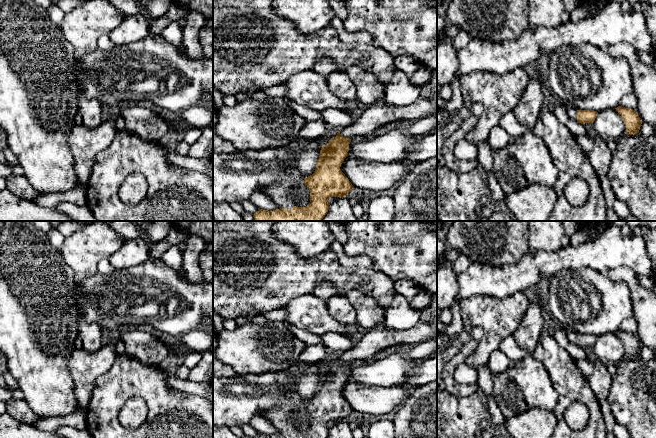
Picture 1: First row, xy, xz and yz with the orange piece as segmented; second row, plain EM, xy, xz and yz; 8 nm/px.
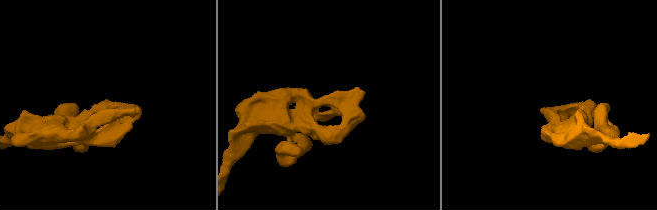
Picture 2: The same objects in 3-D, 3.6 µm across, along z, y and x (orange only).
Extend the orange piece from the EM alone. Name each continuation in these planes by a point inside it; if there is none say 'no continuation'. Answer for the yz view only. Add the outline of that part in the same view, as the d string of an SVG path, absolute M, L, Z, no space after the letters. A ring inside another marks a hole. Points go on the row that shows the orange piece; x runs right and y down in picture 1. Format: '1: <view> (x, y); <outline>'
1: yz (571, 110); M567 106L567 114L570 120L577 122L577 109L574 106Z

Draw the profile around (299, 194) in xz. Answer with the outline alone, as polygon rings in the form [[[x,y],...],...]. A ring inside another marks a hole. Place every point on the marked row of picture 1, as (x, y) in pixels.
[[[290,179],[287,187],[287,192],[292,205],[306,207],[310,203],[310,190],[307,185],[294,179]]]

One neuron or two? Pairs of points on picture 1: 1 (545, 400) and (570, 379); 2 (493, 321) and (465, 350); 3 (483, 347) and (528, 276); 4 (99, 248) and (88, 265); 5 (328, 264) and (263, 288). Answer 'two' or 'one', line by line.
1: two
2: two
3: two
4: one
5: one

